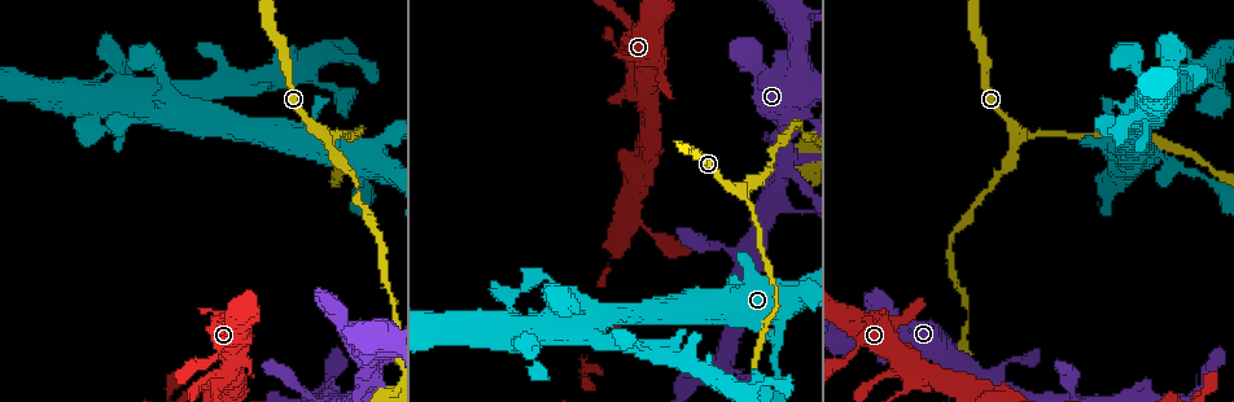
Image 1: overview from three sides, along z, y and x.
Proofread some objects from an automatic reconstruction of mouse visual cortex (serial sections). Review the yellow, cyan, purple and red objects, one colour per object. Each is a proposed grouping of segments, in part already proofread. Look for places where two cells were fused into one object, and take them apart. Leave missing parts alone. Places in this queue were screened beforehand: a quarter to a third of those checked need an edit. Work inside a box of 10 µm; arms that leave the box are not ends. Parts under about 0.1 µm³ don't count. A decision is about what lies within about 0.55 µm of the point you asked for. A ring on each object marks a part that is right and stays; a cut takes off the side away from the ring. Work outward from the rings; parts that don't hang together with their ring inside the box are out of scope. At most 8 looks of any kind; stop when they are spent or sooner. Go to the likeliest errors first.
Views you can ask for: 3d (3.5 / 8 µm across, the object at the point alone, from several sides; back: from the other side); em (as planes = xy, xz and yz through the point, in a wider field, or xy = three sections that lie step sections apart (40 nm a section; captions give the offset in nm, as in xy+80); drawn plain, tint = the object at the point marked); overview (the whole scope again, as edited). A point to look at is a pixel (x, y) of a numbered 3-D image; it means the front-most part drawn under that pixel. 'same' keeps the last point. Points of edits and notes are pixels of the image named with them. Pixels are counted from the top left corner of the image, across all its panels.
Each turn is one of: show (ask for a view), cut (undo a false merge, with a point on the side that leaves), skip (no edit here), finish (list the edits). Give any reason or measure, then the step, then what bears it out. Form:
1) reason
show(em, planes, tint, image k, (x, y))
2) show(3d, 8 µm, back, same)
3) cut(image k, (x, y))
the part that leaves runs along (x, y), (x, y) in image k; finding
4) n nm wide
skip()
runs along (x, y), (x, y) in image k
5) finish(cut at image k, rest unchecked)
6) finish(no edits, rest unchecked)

show(3d, 3.5 µm, image 1, (1015, 136))

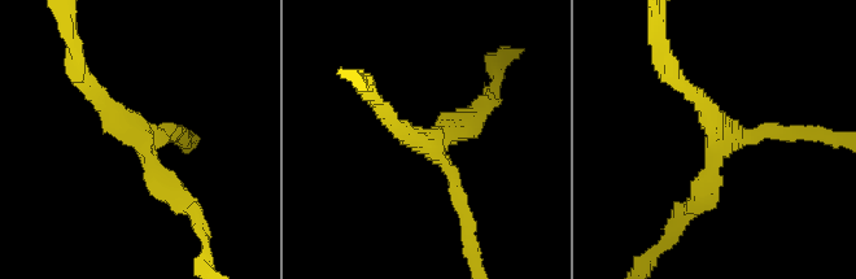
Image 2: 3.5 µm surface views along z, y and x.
3 arms; arms of 200, 200, 300 nm; shape alone is not enough
show(em, xy, step 3, tint, image 2, (425, 138))

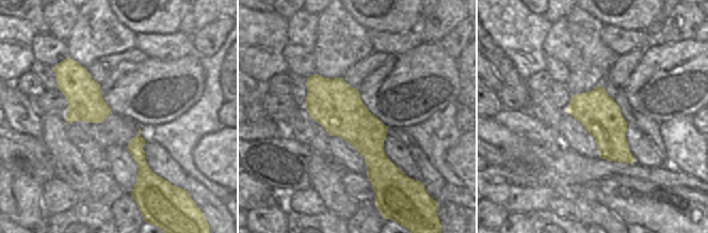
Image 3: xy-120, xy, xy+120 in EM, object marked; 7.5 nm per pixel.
380 nm wide
skip()
runs along (83, 78), (182, 201) in image 2; all the same cell

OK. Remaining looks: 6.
three arms meet
show(3d, 8 µm, image 1, (913, 381))

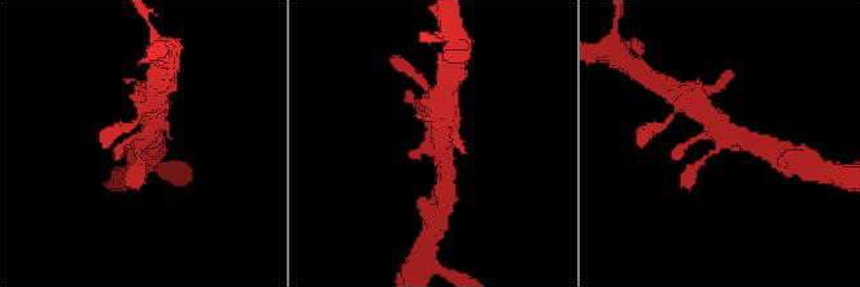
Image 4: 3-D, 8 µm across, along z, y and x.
shape alone is not enough
show(em, xy, step 1, tint, same)

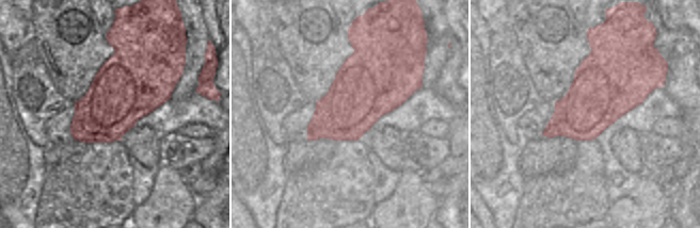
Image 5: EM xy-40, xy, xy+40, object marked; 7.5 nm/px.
skip()
all the same cell

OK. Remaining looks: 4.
abrupt turn
show(3d, 8 µm, image 1, (1175, 65))

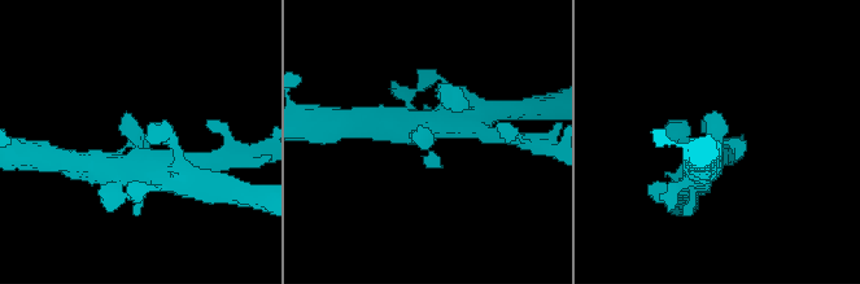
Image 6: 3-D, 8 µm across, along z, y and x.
show(em, planes, tint, same)

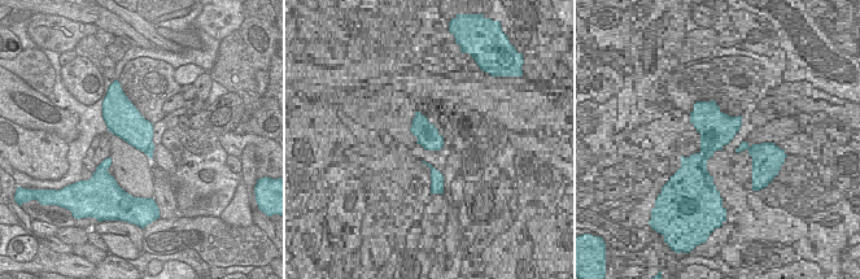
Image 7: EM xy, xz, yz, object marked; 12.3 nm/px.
skip()
runs along (703, 170), (717, 138), (736, 156) in image 6; one cell here

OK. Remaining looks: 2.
finish(no edits, rest unchecked)

